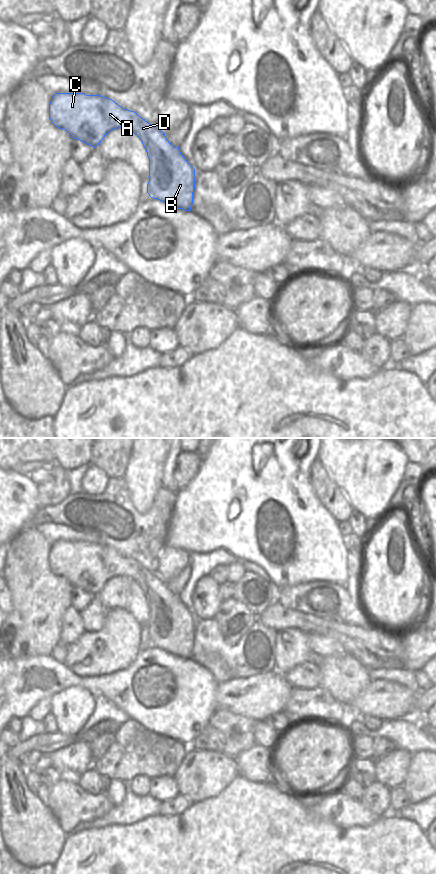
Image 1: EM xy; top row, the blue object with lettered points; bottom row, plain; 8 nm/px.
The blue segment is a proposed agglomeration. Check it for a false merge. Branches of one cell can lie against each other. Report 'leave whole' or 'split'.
leave whole

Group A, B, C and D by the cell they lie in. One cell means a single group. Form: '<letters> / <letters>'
A B C D

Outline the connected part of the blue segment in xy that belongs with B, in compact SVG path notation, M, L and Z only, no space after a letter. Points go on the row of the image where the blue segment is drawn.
M84 93L53 95L49 104L49 118L56 127L64 129L73 139L78 139L94 148L114 129L124 127L132 131L141 140L149 158L147 184L149 196L172 207L191 211L195 190L195 169L181 154L179 147L174 147L157 125L148 123L134 111L124 109L108 97Z

